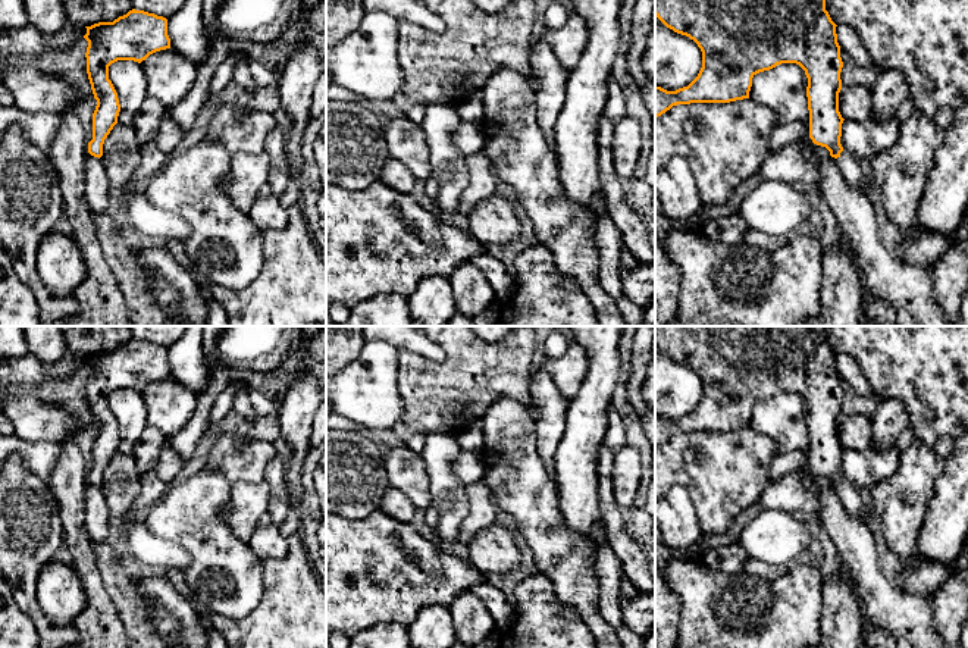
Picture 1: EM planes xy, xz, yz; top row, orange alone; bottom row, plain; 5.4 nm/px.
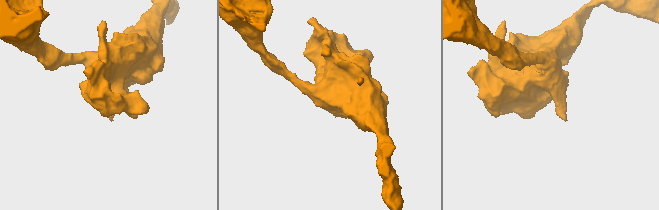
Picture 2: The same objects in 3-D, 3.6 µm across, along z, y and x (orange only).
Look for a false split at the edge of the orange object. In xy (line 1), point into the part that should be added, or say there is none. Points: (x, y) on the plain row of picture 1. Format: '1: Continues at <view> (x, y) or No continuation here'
1: No continuation here

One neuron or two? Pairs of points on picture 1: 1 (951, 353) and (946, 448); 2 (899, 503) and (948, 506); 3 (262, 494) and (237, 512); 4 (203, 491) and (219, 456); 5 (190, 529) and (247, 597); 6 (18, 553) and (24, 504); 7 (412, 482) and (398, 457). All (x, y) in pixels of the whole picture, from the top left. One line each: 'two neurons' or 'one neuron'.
1: two neurons
2: two neurons
3: one neuron
4: two neurons
5: one neuron
6: one neuron
7: one neuron

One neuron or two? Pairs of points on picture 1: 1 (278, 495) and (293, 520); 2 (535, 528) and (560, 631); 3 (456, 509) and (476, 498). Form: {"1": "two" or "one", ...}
{"1": "two", "2": "two", "3": "two"}

